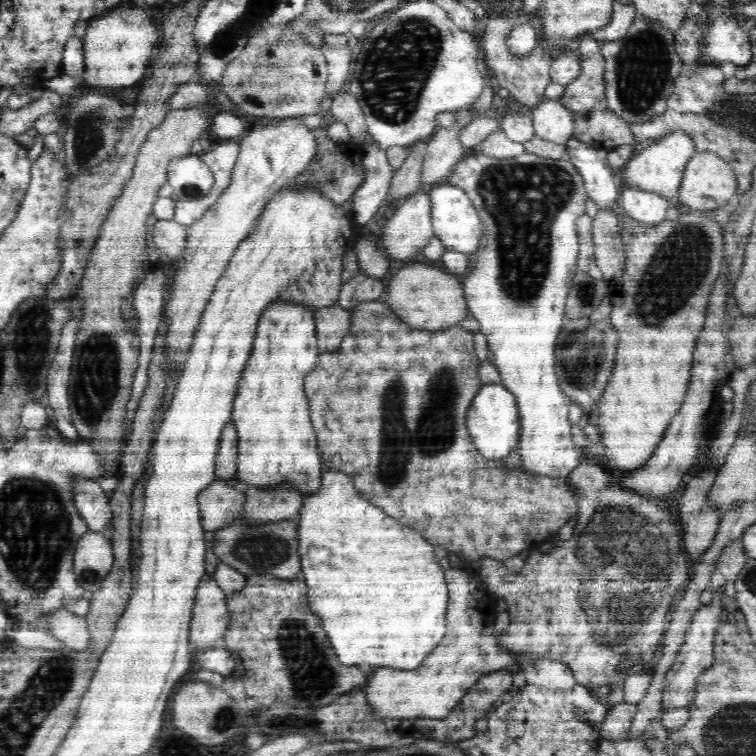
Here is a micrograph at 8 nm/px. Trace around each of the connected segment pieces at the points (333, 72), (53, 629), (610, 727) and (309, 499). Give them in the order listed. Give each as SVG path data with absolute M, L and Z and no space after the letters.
M321 46L321 50L324 57L326 57L329 73L325 93L327 93L327 98L332 99L340 94L340 89L344 86L349 70L352 68L350 66L352 63L351 50L347 46L332 49Z
M58 609L46 616L47 628L54 638L60 640L66 649L81 651L90 646L91 634L86 618L80 617L68 609Z
M623 702L612 706L601 724L599 739L609 741L626 739L636 712L637 705Z
M324 470L322 475L322 487L318 493L306 496L302 509L297 517L297 533L299 541L299 554L302 560L302 572L304 573L304 582L308 592L307 599L312 612L316 612L322 620L322 626L338 654L338 659L346 666L352 664L372 664L372 666L394 666L398 670L414 670L420 666L420 662L438 646L442 636L446 634L446 604L448 604L448 588L444 580L444 570L440 566L440 560L434 556L434 546L428 544L416 530L402 526L398 520L390 518L386 512L382 512L378 506L372 506L364 498L358 496L355 490L355 484L350 479L350 475L342 471Z

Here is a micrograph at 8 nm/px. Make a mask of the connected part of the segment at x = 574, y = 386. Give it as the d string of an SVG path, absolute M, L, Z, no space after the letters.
M588 317L570 319L562 326L562 332L557 336L555 356L558 361L555 372L559 387L571 402L583 408L586 415L596 409L614 370L618 336L610 321L603 319L592 322Z

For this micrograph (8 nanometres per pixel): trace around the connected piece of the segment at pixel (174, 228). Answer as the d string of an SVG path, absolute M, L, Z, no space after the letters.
M174 219L157 220L152 229L152 240L160 252L170 260L180 261L186 248L187 226Z

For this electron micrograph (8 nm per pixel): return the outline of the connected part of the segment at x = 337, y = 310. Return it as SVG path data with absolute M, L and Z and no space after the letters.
M339 304L313 311L317 332L317 347L322 352L334 352L349 333L351 313Z

